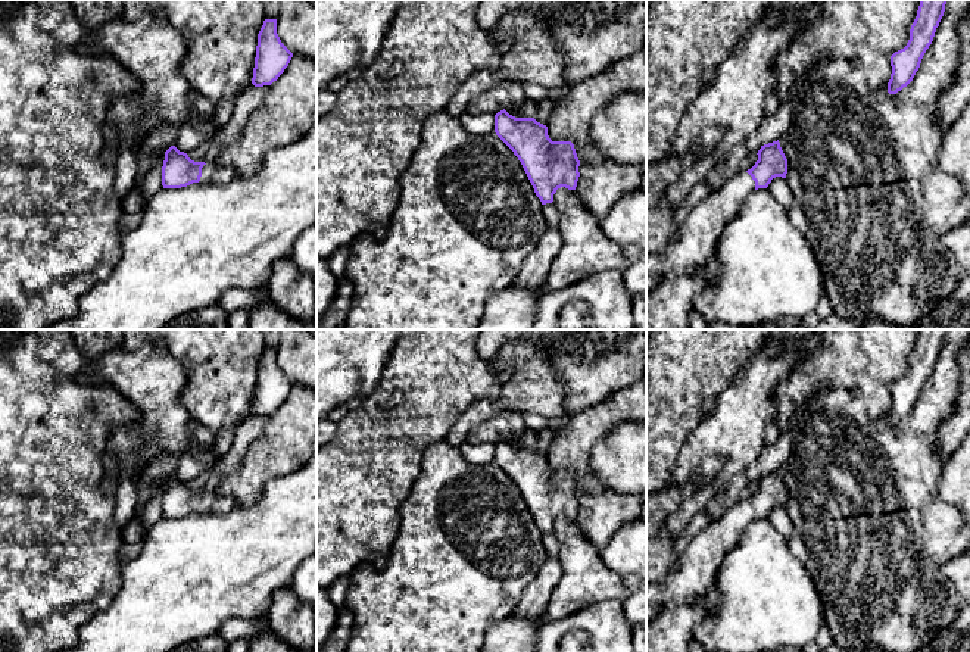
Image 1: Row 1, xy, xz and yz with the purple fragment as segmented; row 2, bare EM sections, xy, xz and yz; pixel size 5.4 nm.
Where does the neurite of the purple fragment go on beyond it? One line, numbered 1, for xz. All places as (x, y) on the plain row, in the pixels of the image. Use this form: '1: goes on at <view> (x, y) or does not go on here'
1: does not go on here

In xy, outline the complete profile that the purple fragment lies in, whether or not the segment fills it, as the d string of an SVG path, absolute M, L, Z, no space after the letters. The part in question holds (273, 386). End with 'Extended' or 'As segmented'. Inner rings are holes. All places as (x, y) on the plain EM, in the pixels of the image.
M265 349L258 364L252 414L255 417L271 415L288 396L291 387L293 383L277 364L277 349Z. As segmented

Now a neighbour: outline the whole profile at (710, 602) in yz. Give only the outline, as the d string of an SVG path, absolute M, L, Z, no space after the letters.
M714 583L708 589L707 595L699 599L699 605L705 611L705 615L714 614L718 609L718 600L720 600L720 595L718 595L717 584Z

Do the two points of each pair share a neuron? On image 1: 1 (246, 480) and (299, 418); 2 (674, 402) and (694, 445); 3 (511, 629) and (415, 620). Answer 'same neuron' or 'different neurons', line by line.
1: same neuron
2: different neurons
3: different neurons

